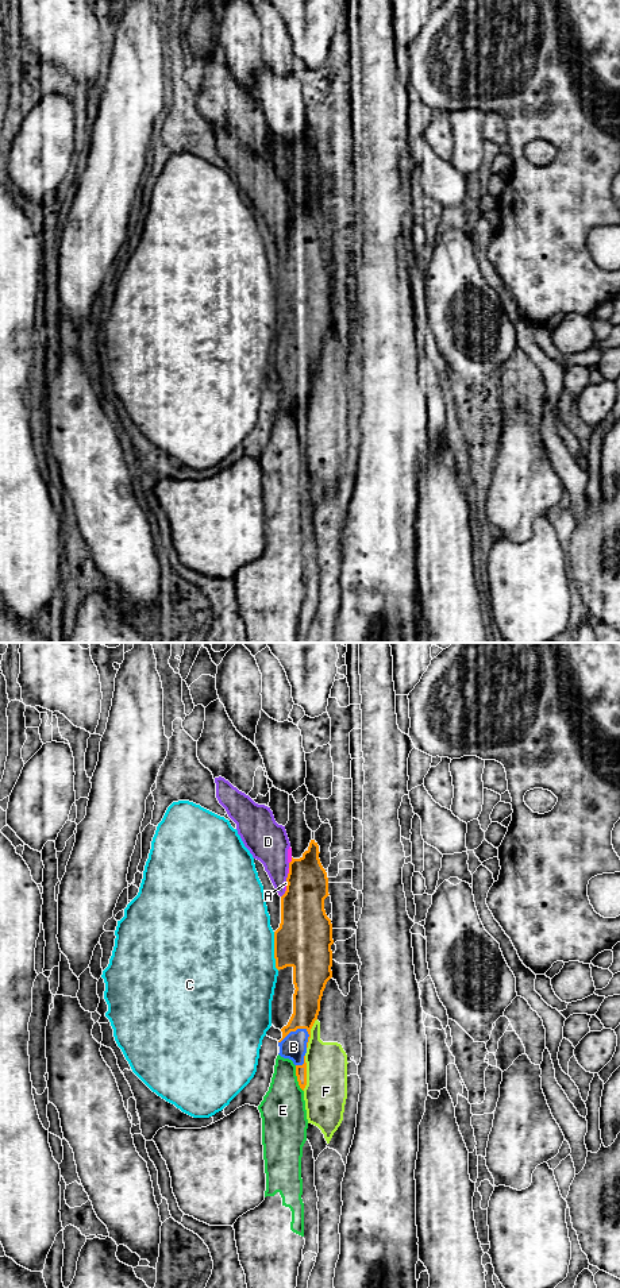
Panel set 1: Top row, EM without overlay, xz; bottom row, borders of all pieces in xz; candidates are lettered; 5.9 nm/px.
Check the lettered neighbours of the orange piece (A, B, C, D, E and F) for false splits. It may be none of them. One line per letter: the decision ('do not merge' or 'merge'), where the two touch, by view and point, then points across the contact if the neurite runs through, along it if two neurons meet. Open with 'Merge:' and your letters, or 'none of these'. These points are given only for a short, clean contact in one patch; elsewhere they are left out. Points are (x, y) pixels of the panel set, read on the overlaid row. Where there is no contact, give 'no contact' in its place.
Merge: B
A: do not merge | xz (287, 887)
B: merge | xz (293, 1030)
C: do not merge | xz (274, 951)
D: do not merge | xz (287, 878)
E: do not merge | xz (297, 1079) | along xz (295, 1065), (297, 1084), (303, 1091)
F: do not merge | xz (305, 1074)

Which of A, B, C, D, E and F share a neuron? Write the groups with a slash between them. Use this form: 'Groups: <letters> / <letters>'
Groups: A D / B / C / E / F

